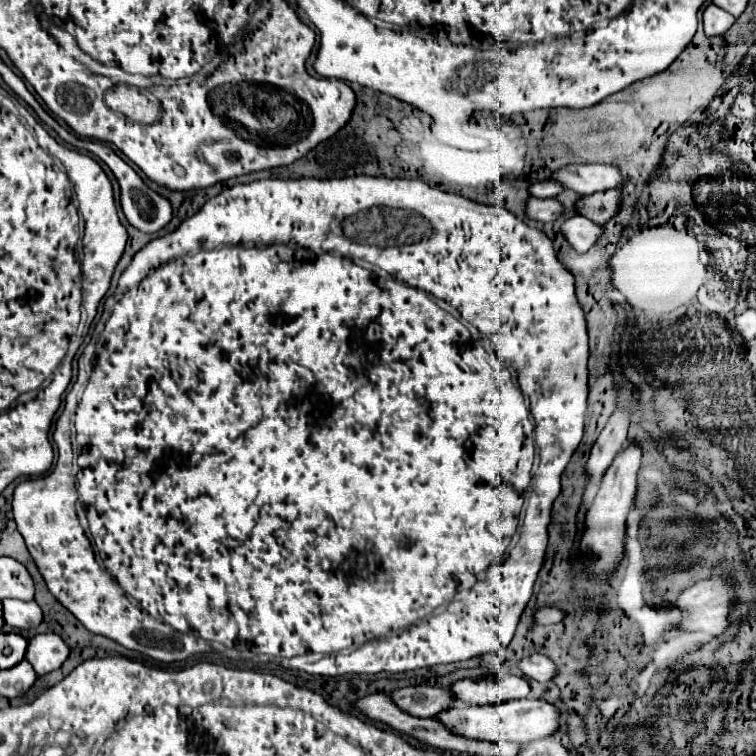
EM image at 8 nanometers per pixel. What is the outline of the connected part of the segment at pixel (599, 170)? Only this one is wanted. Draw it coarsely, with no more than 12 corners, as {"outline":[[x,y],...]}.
{"outline":[[567,165],[549,175],[579,195],[621,187],[611,165]]}

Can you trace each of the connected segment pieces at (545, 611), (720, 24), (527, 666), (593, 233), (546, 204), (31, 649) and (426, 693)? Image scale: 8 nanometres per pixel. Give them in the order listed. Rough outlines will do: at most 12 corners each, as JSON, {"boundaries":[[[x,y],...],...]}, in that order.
{"boundaries":[[[543,607],[535,613],[537,625],[559,623],[563,611]],[[717,5],[703,11],[705,35],[723,35],[737,19]],[[533,653],[517,663],[519,671],[535,681],[555,677],[549,657]],[[581,215],[565,219],[561,235],[579,253],[603,231]],[[529,197],[525,215],[533,221],[551,223],[563,215],[555,199]],[[55,633],[35,635],[25,659],[37,675],[63,665],[69,647]],[[429,685],[391,693],[395,705],[415,717],[449,707],[451,691]]]}

